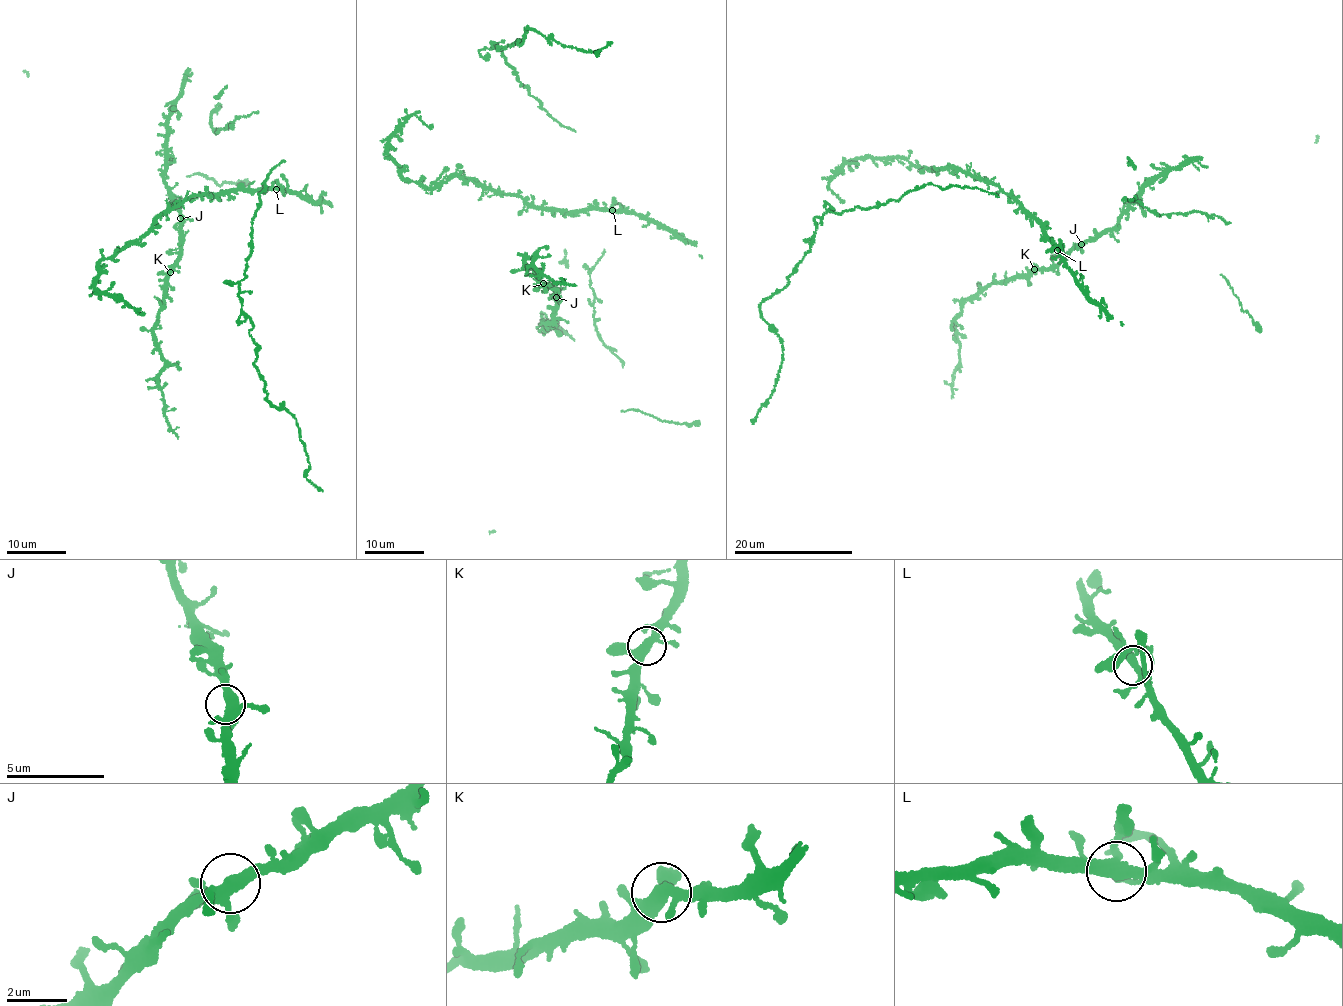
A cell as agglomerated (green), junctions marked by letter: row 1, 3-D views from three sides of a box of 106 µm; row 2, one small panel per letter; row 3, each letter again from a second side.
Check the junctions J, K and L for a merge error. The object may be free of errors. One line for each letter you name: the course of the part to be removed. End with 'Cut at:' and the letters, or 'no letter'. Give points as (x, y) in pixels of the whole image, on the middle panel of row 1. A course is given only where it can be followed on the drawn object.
Cut at: no letter

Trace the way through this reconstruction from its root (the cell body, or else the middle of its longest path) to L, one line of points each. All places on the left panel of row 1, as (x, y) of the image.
L: (266, 191), (264, 189), (276, 189)

